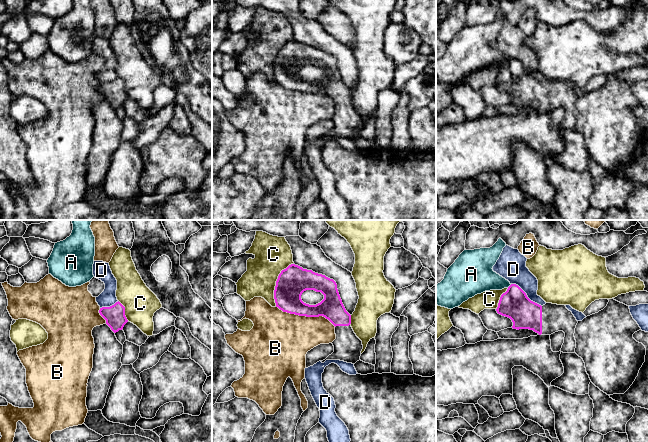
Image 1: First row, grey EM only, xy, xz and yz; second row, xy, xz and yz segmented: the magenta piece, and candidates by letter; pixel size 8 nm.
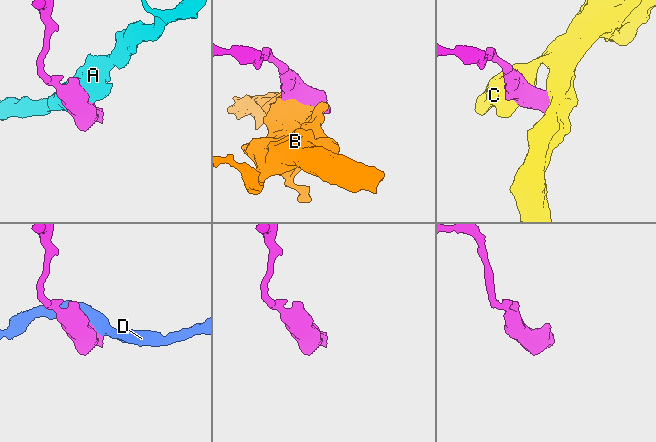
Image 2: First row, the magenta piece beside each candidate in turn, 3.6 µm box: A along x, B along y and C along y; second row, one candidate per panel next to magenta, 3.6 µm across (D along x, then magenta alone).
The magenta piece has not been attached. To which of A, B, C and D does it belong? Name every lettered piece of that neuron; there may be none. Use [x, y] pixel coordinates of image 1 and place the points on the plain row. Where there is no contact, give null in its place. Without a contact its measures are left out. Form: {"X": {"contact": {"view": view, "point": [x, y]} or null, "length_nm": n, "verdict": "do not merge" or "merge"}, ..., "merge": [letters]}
{"A": {"contact": {"view": "yz", "point": [510, 61]}, "length_nm": 50, "verdict": "do not merge"}, "B": {"contact": {"view": "xz", "point": [306, 92]}, "length_nm": 500, "verdict": "do not merge"}, "C": {"contact": {"view": "xz", "point": [276, 59]}, "length_nm": 380, "verdict": "do not merge"}, "D": {"contact": {"view": "xy", "point": [110, 82]}, "length_nm": 160, "verdict": "do not merge"}, "merge": []}

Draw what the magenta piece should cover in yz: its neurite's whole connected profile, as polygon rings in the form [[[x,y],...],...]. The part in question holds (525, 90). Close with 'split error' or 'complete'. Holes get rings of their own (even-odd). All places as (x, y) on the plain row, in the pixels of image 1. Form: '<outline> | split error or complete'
[[[511,60],[507,67],[501,71],[496,87],[498,90],[512,96],[513,105],[529,105],[539,111],[551,111],[555,108],[563,107],[565,109],[565,113],[561,128],[575,129],[576,116],[574,109],[578,97],[565,81],[546,79],[541,82],[531,77],[518,61]]] | split error

